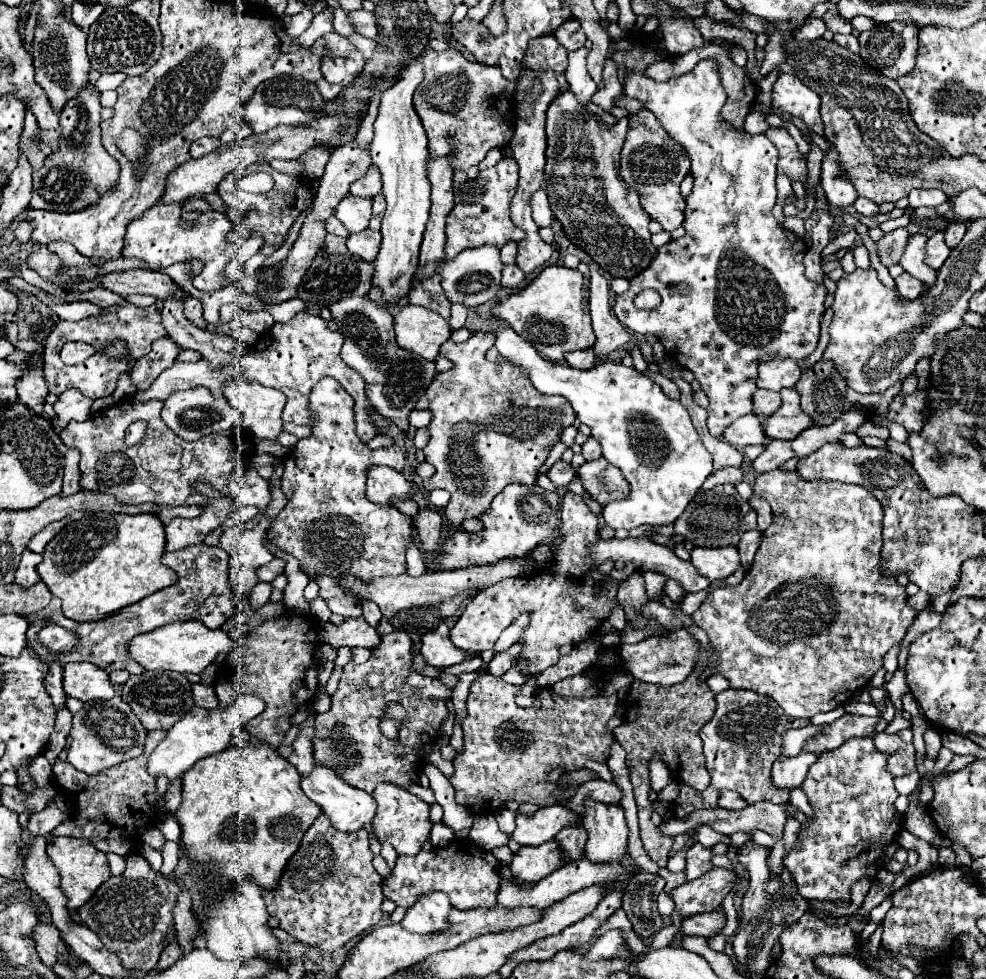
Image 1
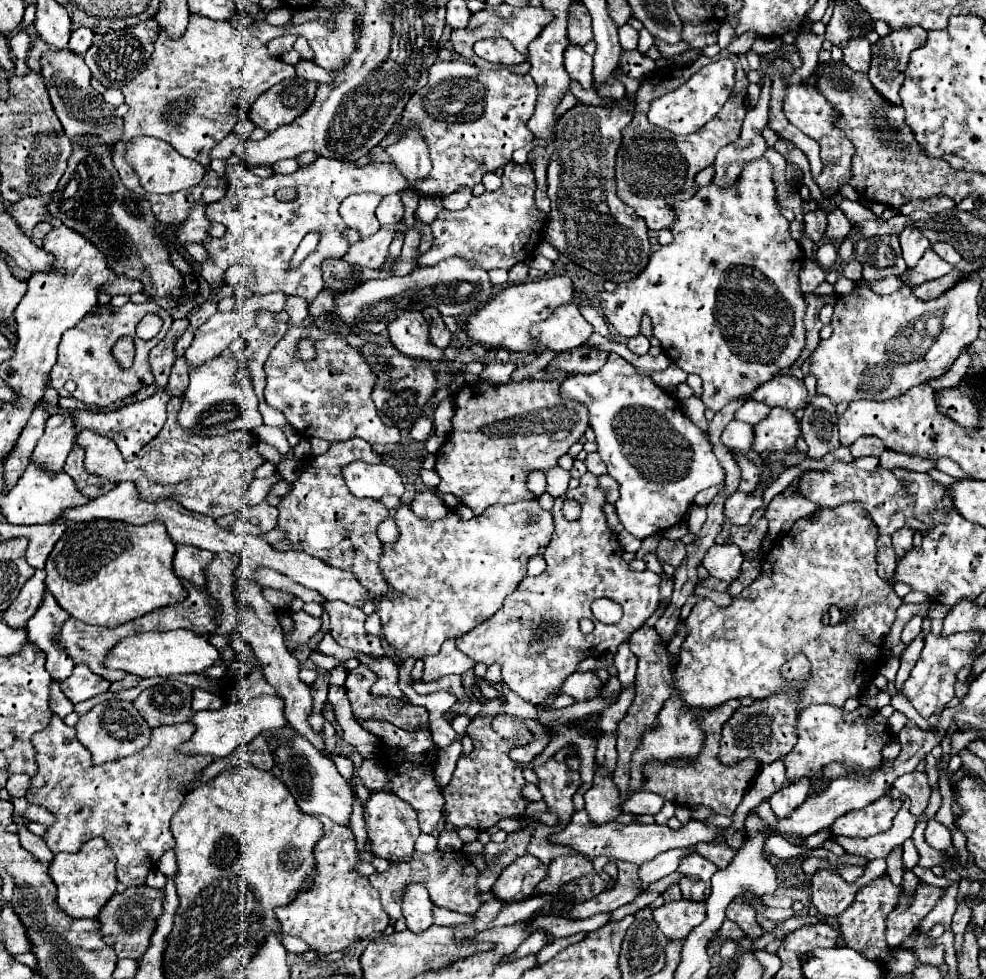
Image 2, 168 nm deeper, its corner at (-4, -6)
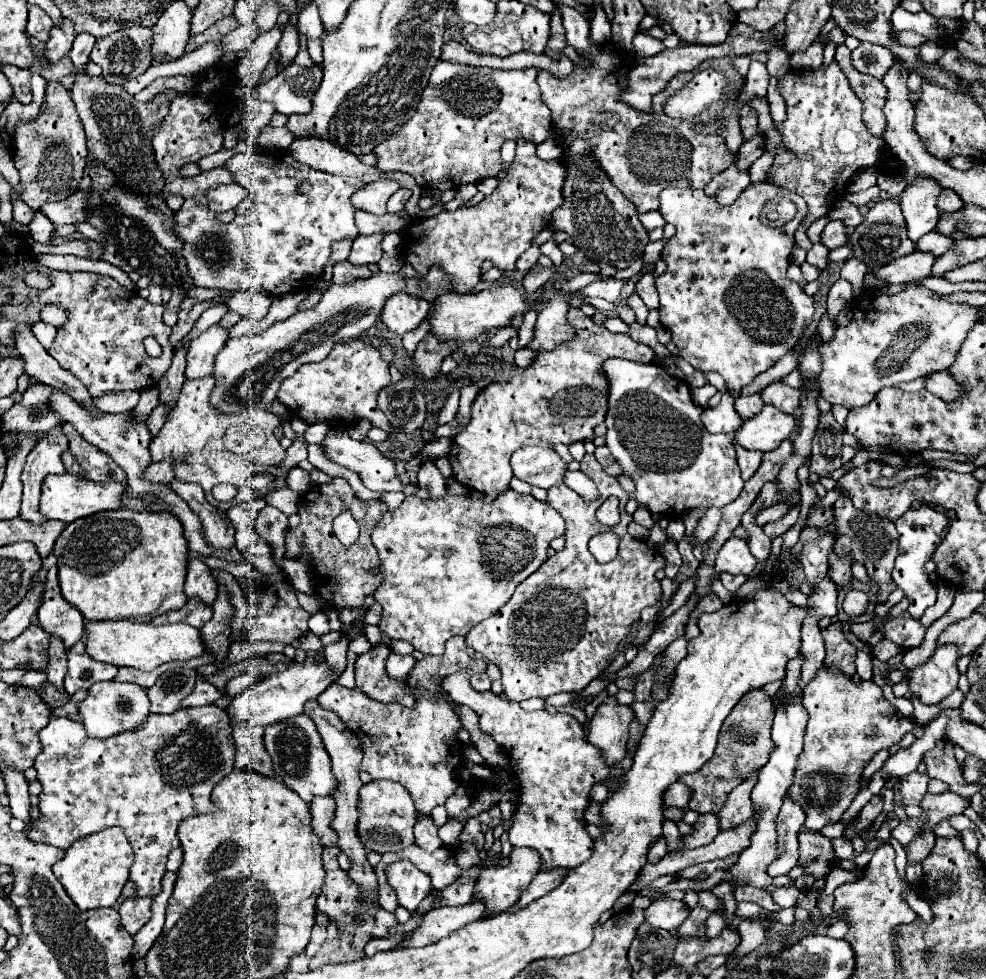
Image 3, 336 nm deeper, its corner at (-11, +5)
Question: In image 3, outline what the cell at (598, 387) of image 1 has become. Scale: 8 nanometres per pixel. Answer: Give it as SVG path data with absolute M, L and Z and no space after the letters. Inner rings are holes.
M607 358L607 362L603 362L601 376L609 380L609 410L605 418L607 448L621 466L623 474L635 482L633 498L641 506L645 506L651 514L677 518L703 504L727 506L741 494L745 482L735 460L733 438L729 434L711 434L703 428L703 408L693 402L691 390L681 378L671 376L659 364L635 364L627 358Z

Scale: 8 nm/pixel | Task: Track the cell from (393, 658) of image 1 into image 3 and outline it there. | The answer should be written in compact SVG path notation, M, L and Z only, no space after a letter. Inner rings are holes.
M381 642L373 646L371 652L357 656L355 662L357 688L377 702L399 702L407 708L413 708L417 700L411 696L405 684L389 678L385 672L385 660L389 654L391 650Z

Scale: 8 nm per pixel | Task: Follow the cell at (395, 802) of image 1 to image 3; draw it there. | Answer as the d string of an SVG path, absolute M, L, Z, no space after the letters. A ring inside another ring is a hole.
M373 780L371 784L365 784L359 792L361 800L361 816L359 816L359 838L365 844L369 852L399 852L407 846L411 846L413 840L413 826L417 822L417 808L415 802L409 798L411 794L399 784L389 780Z

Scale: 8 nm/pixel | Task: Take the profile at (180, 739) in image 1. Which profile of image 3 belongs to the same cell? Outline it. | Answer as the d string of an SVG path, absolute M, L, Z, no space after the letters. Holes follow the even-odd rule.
M309 652L305 662L301 662L301 664L295 662L287 670L271 674L263 682L247 688L239 696L235 696L227 708L229 722L231 722L231 726L239 726L239 724L247 724L247 722L253 722L257 726L269 726L269 724L299 716L303 712L303 704L311 698L317 698L327 686L333 684L333 680L335 678L331 676L331 670L327 668L327 664L325 662L315 664L315 652Z

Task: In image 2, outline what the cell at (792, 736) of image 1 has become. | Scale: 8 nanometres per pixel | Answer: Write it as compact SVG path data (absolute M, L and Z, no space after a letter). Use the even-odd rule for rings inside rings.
M778 759L770 765L764 765L760 775L756 777L756 783L750 787L748 795L744 795L740 807L732 815L732 829L740 831L744 829L744 819L748 813L758 807L764 799L768 799L776 789L780 789L788 779L784 777L784 761Z

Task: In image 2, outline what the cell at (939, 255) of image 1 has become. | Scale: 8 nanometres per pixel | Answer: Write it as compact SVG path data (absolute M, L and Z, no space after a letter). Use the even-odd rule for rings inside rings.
M930 249L926 251L926 255L910 269L906 269L900 279L910 285L910 287L916 287L916 285L922 285L926 281L932 281L932 279L940 279L942 275L946 275L948 271L952 271L954 267L944 263L940 257L936 257Z

